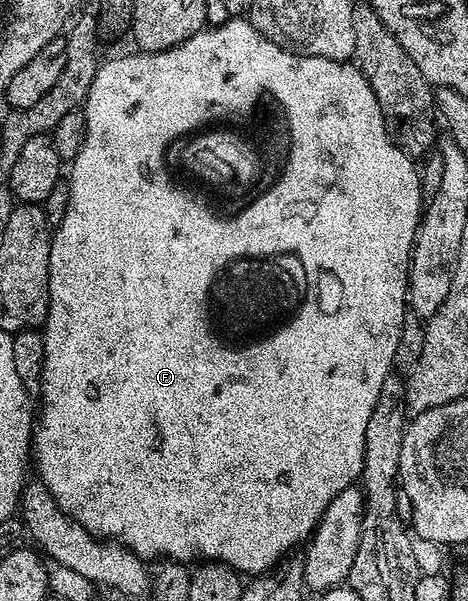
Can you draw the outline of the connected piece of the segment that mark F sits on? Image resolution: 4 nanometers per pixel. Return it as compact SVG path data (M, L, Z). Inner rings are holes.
M239 17L239 18L237 18L237 19L230 19L230 20L228 20L228 22L226 22L226 23L219 23L219 24L217 24L217 25L210 25L210 26L207 26L207 27L206 27L206 28L205 28L205 29L203 29L203 30L201 30L201 31L198 31L198 32L197 32L197 33L195 33L195 34L194 34L194 35L193 35L193 36L192 36L192 37L188 37L188 38L187 38L187 39L185 39L185 40L184 40L184 42L183 42L183 43L181 43L181 44L180 44L180 45L176 45L176 46L175 46L175 47L173 47L173 48L172 48L172 49L168 49L168 50L167 50L167 51L152 51L152 52L149 52L149 53L137 53L137 54L138 54L138 55L122 55L122 56L120 56L120 57L119 57L119 59L110 59L110 60L108 60L108 61L107 61L107 63L106 63L106 60L105 60L105 62L103 62L103 63L102 63L102 64L101 64L101 66L99 66L99 68L98 68L98 72L97 72L97 73L96 73L96 77L95 77L95 78L94 78L94 80L93 80L93 81L92 81L92 89L91 89L91 90L90 90L90 92L89 92L89 93L88 93L88 97L87 97L87 98L86 98L86 101L85 101L85 104L84 104L84 114L85 114L85 116L86 116L86 140L85 140L85 141L84 141L84 145L83 145L83 146L82 146L82 148L81 148L81 149L80 149L80 153L79 153L79 154L78 154L78 156L76 156L76 157L75 157L75 158L74 158L74 160L73 160L73 161L72 161L72 166L71 166L71 167L74 167L74 168L72 168L72 169L71 169L71 171L70 171L70 168L69 168L69 171L68 171L68 182L69 182L69 185L70 185L70 196L69 196L69 197L68 197L68 209L67 209L67 210L66 210L66 212L65 212L65 213L64 213L64 221L60 221L60 225L59 225L59 226L58 226L58 227L55 227L55 228L53 228L53 231L52 231L52 234L51 234L51 237L50 237L50 256L49 256L49 257L48 257L48 277L49 277L49 278L50 278L50 304L49 304L49 305L48 305L48 309L47 309L47 310L46 310L46 321L45 321L45 324L44 324L44 334L43 334L43 337L42 337L42 340L43 340L43 341L44 341L44 373L43 373L43 374L42 374L42 393L41 393L41 396L40 396L40 402L42 402L42 403L43 403L43 407L42 407L42 415L41 415L41 411L40 411L40 418L39 418L39 419L38 419L38 420L37 420L37 423L36 423L36 426L35 426L35 428L34 428L34 430L33 430L33 432L32 432L32 463L33 463L33 466L34 466L34 463L35 463L35 465L36 465L36 466L38 466L38 475L37 475L37 478L38 478L38 479L39 479L39 480L40 480L40 481L41 481L41 483L42 483L42 484L44 484L44 485L45 485L45 486L46 486L46 488L47 488L47 489L48 489L48 493L52 493L52 497L53 497L53 498L54 498L54 500L55 500L55 501L56 501L56 505L60 505L60 509L61 509L61 510L62 510L62 512L63 512L63 513L65 513L65 515L69 515L69 516L70 516L70 518L71 518L71 519L73 519L73 520L74 520L74 522L75 522L75 523L78 523L78 524L79 524L79 525L81 525L81 526L82 526L82 528L83 528L83 529L85 529L85 530L86 530L86 531L89 531L89 532L90 532L90 534L91 534L91 535L96 535L96 536L98 536L98 538L99 538L99 539L101 539L101 540L103 540L103 541L106 541L106 540L110 540L110 541L113 541L113 542L115 542L115 543L120 543L120 544L122 544L122 546L124 546L124 547L126 547L126 548L128 548L128 550L130 550L130 551L135 551L135 553L137 553L137 554L138 554L138 556L139 556L139 557L140 557L140 558L142 558L142 560L143 560L143 561L154 561L154 560L157 560L157 559L158 559L158 558L159 558L159 557L161 557L161 558L162 558L162 559L173 559L173 560L175 560L175 561L177 561L177 562L180 562L180 563L184 563L184 564L189 564L189 563L190 563L190 562L191 562L191 560L190 560L190 559L198 559L198 560L194 560L194 561L217 561L217 562L220 562L220 563L227 563L227 564L228 564L228 565L229 565L229 566L230 566L230 567L232 567L232 568L234 568L234 570L235 570L235 571L237 571L237 572L239 572L239 573L241 573L241 574L242 574L242 575L243 575L243 576L246 576L246 577L257 577L257 576L259 576L259 575L261 575L261 574L263 574L263 573L265 573L265 572L267 572L267 571L269 571L269 570L271 570L271 569L273 569L273 568L275 568L275 567L277 567L277 566L278 566L278 564L279 564L279 563L281 563L281 562L283 562L283 560L285 560L285 559L286 559L286 558L287 558L287 556L289 556L289 555L290 555L290 554L291 554L291 552L293 552L293 551L290 551L290 550L292 550L292 549L293 549L293 547L294 547L294 546L296 546L296 545L297 545L297 543L301 543L301 545L302 545L302 544L305 544L305 543L306 543L306 542L307 542L307 540L309 540L309 539L310 539L310 538L311 538L311 536L312 536L312 535L313 535L313 533L314 533L314 531L315 531L315 530L316 530L316 529L317 529L317 527L318 527L318 523L319 523L319 522L320 522L320 521L321 521L321 517L322 517L322 514L323 514L323 513L324 513L324 512L325 512L325 510L326 510L326 509L328 509L328 505L329 505L329 502L330 502L330 501L332 501L332 499L333 499L333 498L334 498L334 497L336 497L336 495L337 495L337 494L338 494L338 493L340 493L340 491L341 491L341 490L344 490L344 489L348 489L348 488L349 488L349 487L352 487L352 486L355 486L355 484L357 484L357 483L358 483L358 482L359 482L359 479L360 479L360 476L361 476L361 474L362 474L362 466L363 466L363 465L364 465L364 437L365 437L365 436L366 436L366 434L367 434L367 433L368 433L368 429L369 429L369 428L370 428L370 427L371 427L371 426L370 426L370 422L371 422L371 421L372 421L372 409L376 409L376 401L377 401L377 400L378 400L378 398L379 398L379 397L380 397L380 385L384 385L384 381L385 381L385 380L386 380L386 378L387 378L387 377L388 377L388 376L390 376L390 375L391 375L391 373L392 373L392 372L393 372L393 371L394 371L394 370L395 370L395 367L394 367L394 358L396 358L396 357L397 357L397 355L398 355L398 346L400 346L400 345L401 345L401 343L402 343L402 330L404 330L404 329L405 329L405 327L406 327L406 315L407 315L407 316L408 316L408 288L409 288L409 285L410 285L410 254L412 254L412 253L413 253L413 251L414 251L414 244L415 244L415 242L416 242L416 240L417 240L417 237L418 237L418 225L419 225L419 223L421 223L421 222L422 222L422 213L423 213L423 210L424 210L424 200L423 200L423 198L422 198L422 181L421 181L421 178L420 178L420 171L419 171L419 168L418 168L418 167L417 167L417 166L416 166L416 163L415 163L415 160L413 160L413 159L411 159L411 158L410 158L410 156L409 156L409 155L406 155L406 154L404 154L404 153L403 153L403 152L402 152L402 150L401 150L401 149L399 149L399 147L398 147L398 146L396 146L396 145L395 145L395 143L394 143L394 142L393 142L393 141L391 141L391 140L390 140L390 134L389 134L389 133L388 133L388 129L387 129L387 128L386 128L386 122L385 122L385 121L384 121L384 117L383 117L383 116L382 116L382 110L381 110L381 109L380 109L380 105L379 105L379 104L378 104L378 102L377 102L377 101L376 101L376 93L372 93L372 85L368 85L368 81L367 81L367 80L366 80L366 78L365 78L365 77L364 77L364 73L363 73L363 72L362 72L362 71L361 71L361 69L360 69L360 68L358 68L358 66L356 66L356 65L355 65L355 64L354 64L354 63L353 63L353 62L350 62L350 61L339 61L339 60L337 60L337 59L329 59L329 58L328 58L328 57L312 57L312 56L311 56L311 55L299 55L299 54L297 54L297 53L295 53L295 52L293 52L293 51L291 51L291 50L289 50L289 49L287 49L287 48L285 48L285 47L281 47L281 45L279 45L279 44L278 44L278 43L273 43L273 41L272 41L272 40L270 40L270 39L269 39L269 38L268 38L268 37L264 37L264 36L263 36L263 35L262 35L262 34L261 34L261 33L260 33L260 32L259 32L259 31L258 31L258 30L256 30L256 28L254 28L254 27L253 27L253 26L252 26L252 24L250 24L250 21L249 21L249 18L246 18L246 17ZM273 135L275 135L275 137L276 137L276 138L278 138L278 139L283 139L283 143L282 143L282 144L280 144L280 145L279 145L279 147L266 147L266 146L268 146L268 145L269 145L269 143L270 143L270 138L272 138L272 137L273 137ZM290 247L294 247L294 251L298 251L298 255L302 255L302 257L298 257L298 255L290 255L290 253L280 253L280 251L290 251ZM242 251L274 251L274 253L270 253L270 255L254 255L254 253L246 253L246 255L242 255ZM206 317L208 317L208 321L214 321L214 323L216 323L216 327L218 327L218 329L220 329L220 331L222 331L222 335L224 335L224 345L226 345L226 351L222 351L222 347L218 347L218 343L214 343L214 339L210 339L210 331L206 331Z

